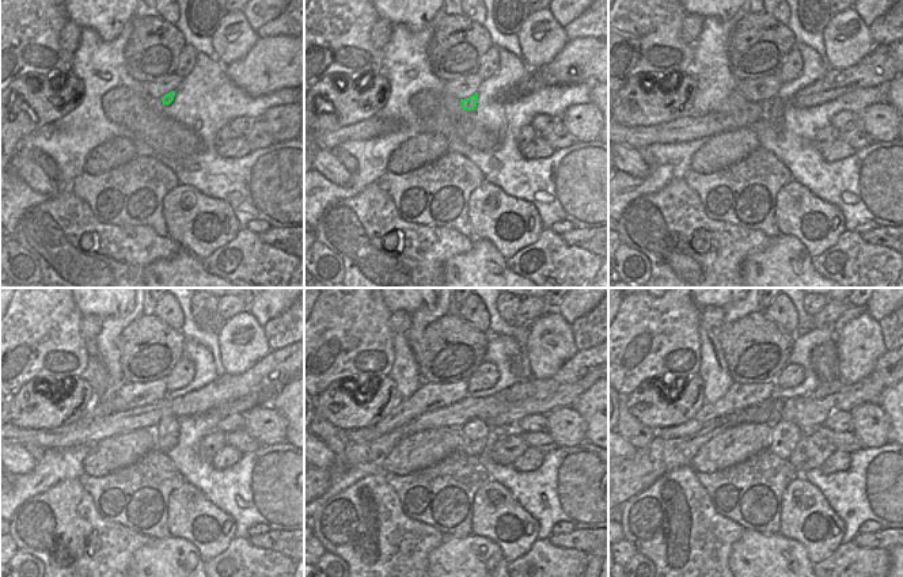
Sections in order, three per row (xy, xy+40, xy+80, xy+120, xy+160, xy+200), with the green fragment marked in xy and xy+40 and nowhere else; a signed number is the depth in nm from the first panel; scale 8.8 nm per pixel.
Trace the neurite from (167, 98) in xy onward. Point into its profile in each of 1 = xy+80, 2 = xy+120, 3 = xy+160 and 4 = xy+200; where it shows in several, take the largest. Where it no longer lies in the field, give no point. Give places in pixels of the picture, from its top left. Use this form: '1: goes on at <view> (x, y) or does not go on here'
1: goes on at xy+80 (771, 109)
2: goes on at xy+120 (169, 428)
3: goes on at xy+160 (474, 433)
4: goes on at xy+200 (785, 436)

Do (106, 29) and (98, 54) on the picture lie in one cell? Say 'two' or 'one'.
two

